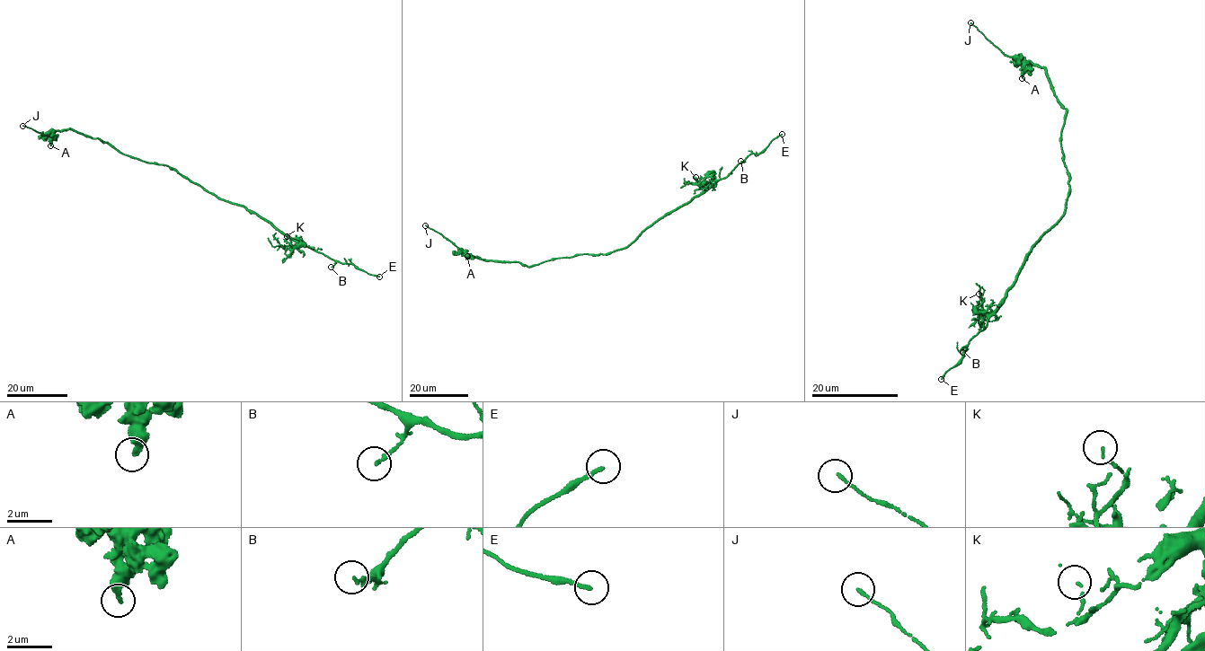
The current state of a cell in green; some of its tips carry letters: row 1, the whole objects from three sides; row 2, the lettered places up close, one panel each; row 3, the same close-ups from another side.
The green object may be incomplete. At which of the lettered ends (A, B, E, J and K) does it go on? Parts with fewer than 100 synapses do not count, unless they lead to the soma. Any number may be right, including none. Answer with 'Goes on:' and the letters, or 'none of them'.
Goes on: E

